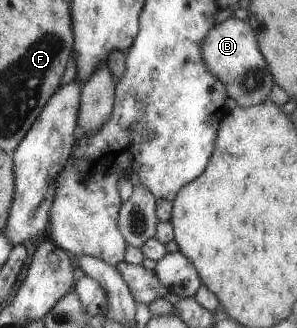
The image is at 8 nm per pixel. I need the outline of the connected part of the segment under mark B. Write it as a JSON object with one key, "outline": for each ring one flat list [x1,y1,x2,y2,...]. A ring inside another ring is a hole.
{"outline":[[227,18,213,25,207,37,201,43,201,53,205,65,217,75,225,86,227,97,233,99,239,107,251,107,263,103,269,89,273,87,273,78,266,58,258,48,257,37,246,19]]}

